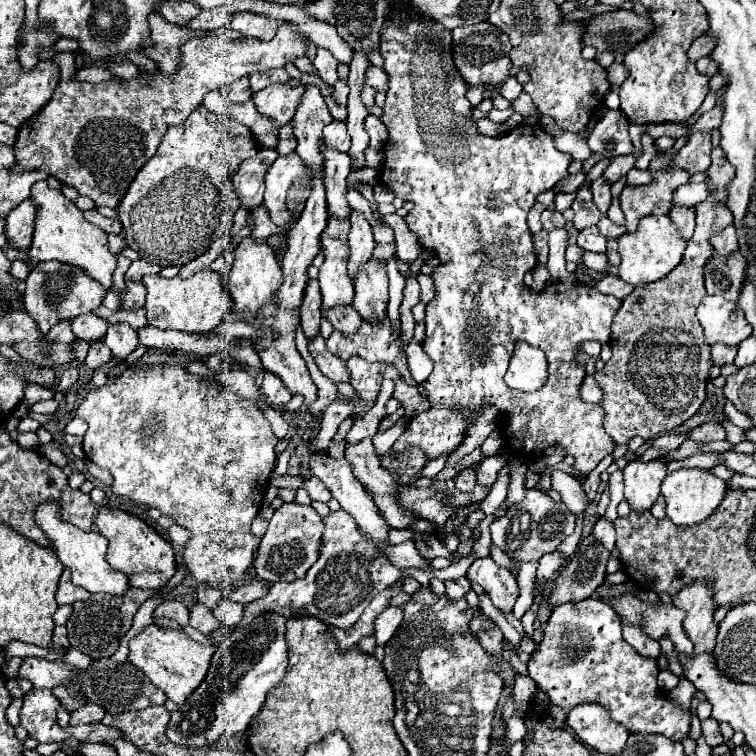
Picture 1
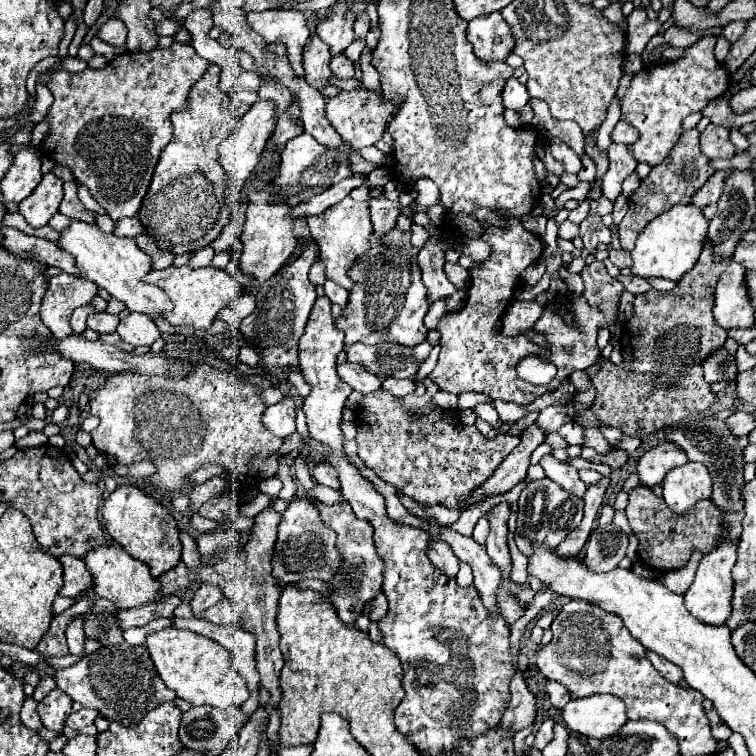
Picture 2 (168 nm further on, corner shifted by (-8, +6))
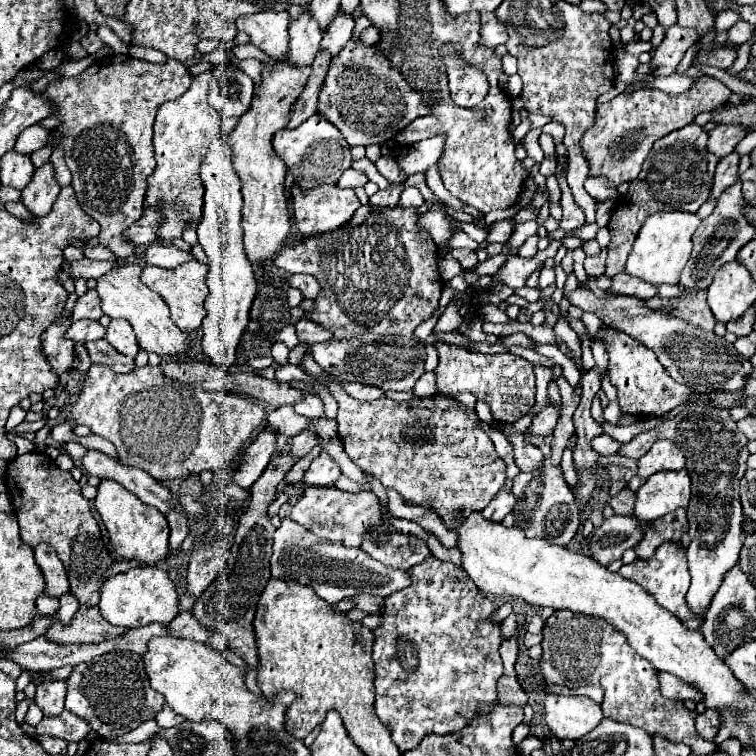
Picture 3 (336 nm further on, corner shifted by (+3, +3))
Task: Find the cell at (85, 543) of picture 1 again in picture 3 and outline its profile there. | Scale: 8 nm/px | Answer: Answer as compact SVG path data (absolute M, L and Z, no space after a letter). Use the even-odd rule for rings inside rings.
M135 567L125 573L117 573L109 577L101 585L101 599L99 599L99 609L101 615L119 627L143 627L147 623L171 623L173 617L179 613L177 611L177 591L173 581L169 579L167 571L159 567Z

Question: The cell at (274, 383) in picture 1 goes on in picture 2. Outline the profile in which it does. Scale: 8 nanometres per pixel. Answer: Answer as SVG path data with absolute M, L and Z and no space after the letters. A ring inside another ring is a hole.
M286 396L280 404L274 404L274 406L268 406L264 416L262 416L262 422L266 428L270 428L276 436L280 438L288 438L296 432L296 424L294 424L294 418L296 418L296 404L294 404L294 398Z

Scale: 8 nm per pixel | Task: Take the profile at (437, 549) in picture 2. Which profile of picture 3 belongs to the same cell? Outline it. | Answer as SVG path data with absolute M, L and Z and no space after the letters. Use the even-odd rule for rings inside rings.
M379 523L377 527L371 527L363 535L361 549L367 551L373 559L393 569L407 569L431 557L431 551L421 539L413 535L397 533L387 523Z

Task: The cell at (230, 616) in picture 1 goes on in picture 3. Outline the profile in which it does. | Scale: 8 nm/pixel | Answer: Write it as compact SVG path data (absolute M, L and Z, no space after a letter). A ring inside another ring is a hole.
M187 611L187 613L179 613L177 619L171 621L171 635L173 637L187 637L187 639L195 639L195 641L205 643L209 639L211 631L205 625L201 625L191 611Z

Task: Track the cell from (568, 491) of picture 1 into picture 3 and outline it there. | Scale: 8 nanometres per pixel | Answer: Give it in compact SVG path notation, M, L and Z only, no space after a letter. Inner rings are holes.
M521 435L517 437L507 437L513 447L515 447L515 465L525 471L525 473L533 473L533 471L541 471L541 465L543 465L543 453L531 445L531 443L525 443L523 439L519 439Z

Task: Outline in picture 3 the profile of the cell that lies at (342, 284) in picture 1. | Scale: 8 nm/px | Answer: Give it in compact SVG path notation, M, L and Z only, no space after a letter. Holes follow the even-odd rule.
M321 185L311 191L301 191L299 187L293 187L291 197L293 197L293 213L291 215L293 215L295 227L305 237L313 237L319 233L333 233L333 231L341 229L345 223L351 221L353 213L361 205L359 199L355 197L353 189L339 189L337 185Z

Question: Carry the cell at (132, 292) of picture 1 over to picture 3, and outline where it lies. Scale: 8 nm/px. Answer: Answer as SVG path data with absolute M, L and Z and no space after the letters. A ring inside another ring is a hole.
M91 289L83 297L77 299L71 321L79 321L79 319L99 319L101 315L103 315L103 311L99 307L99 295L97 295L95 289Z

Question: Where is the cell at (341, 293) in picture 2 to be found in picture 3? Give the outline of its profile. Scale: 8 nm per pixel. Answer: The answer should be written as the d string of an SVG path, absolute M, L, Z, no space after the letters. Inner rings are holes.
M307 273L291 275L289 277L289 285L301 289L303 297L307 297L307 299L317 299L319 297L319 291L321 291L321 285L317 283L317 279L313 275L307 275Z

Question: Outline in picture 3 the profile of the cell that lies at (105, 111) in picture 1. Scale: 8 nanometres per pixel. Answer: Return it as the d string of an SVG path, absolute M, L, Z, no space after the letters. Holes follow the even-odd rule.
M111 53L95 61L81 75L61 77L49 83L43 91L45 99L53 105L51 117L59 119L59 127L55 131L61 133L61 139L55 147L65 151L65 161L73 175L71 187L75 191L75 199L81 209L101 225L101 245L109 247L119 259L127 259L133 253L133 245L121 239L121 231L143 215L147 175L153 173L155 167L153 123L157 107L165 101L181 97L189 89L191 79L193 77L187 73L187 67L177 59L167 59L165 63L155 65L149 61L135 59L131 55Z

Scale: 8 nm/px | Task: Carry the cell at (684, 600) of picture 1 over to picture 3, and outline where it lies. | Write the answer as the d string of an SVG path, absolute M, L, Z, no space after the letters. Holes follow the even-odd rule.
M693 403L683 409L675 419L639 433L627 445L621 447L619 455L639 459L647 453L647 449L657 439L673 441L687 457L687 471L691 475L691 503L687 507L689 519L689 537L691 545L687 547L689 559L689 573L691 573L691 587L687 591L687 607L695 617L705 615L713 595L717 593L725 571L733 567L739 559L741 551L741 503L739 503L739 481L747 471L747 437L741 435L735 427L735 421L729 419L727 409L715 409L711 405Z

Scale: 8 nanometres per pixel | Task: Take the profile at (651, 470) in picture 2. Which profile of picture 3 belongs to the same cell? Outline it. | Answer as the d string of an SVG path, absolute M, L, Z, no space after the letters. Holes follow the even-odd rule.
M655 441L653 447L637 461L639 469L637 475L645 481L657 471L667 469L683 469L685 467L685 455L673 441Z

